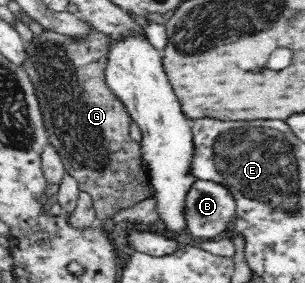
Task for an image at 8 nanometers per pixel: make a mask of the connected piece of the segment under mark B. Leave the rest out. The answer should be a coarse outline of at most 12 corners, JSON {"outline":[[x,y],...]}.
{"outline":[[196,180],[184,198],[191,239],[226,233],[234,197],[220,184]]}

